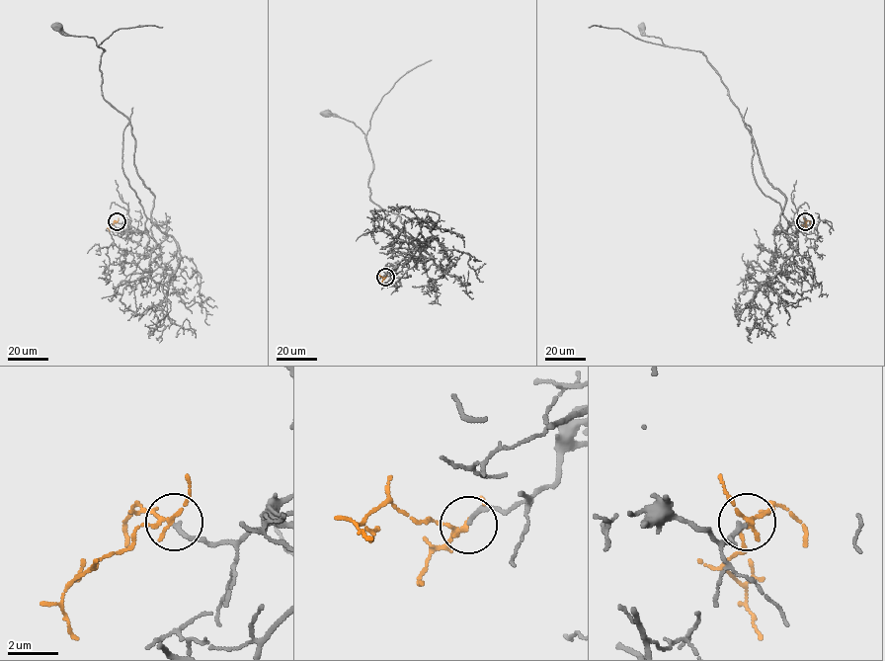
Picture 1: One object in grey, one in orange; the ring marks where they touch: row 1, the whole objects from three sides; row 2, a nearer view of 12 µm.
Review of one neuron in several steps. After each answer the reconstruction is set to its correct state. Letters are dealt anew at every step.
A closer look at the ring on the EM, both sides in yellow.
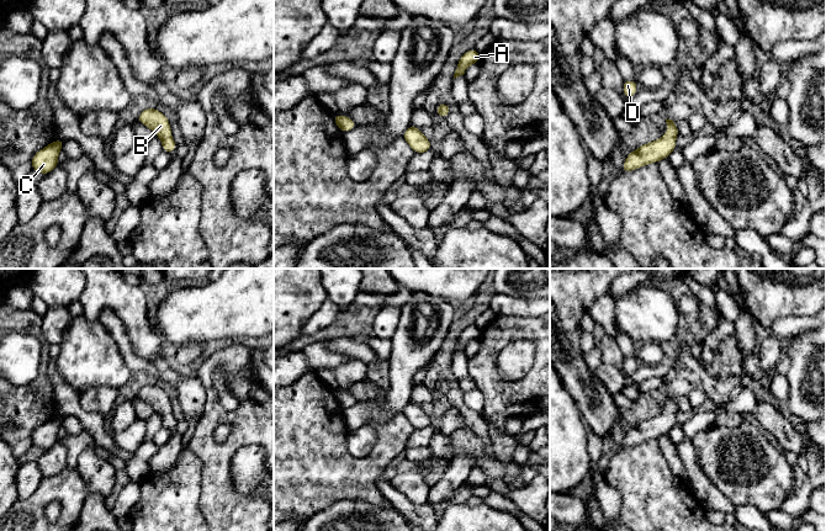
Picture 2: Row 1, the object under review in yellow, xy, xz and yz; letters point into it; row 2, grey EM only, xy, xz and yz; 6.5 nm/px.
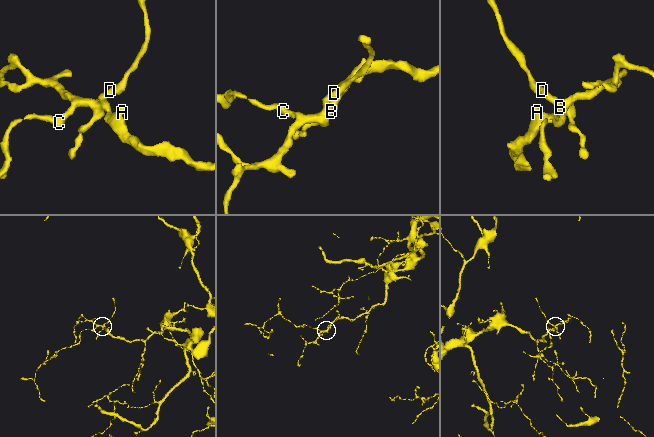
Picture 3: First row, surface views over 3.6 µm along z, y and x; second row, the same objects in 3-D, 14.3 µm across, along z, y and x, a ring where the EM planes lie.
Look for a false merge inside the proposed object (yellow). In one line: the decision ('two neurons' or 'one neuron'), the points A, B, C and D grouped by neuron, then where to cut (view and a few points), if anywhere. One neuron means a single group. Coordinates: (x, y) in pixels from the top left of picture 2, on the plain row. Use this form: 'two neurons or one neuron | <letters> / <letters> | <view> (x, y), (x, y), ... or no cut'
one neuron | A B C D | no cut

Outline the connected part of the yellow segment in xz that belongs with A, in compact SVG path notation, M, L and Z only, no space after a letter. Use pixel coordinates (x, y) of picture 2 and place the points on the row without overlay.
M472 324L472 325L467 326L466 329L464 329L457 338L454 355L460 352L460 351L464 351L465 346L470 341L480 338L480 335L481 335L481 330L478 329L478 326L476 324Z

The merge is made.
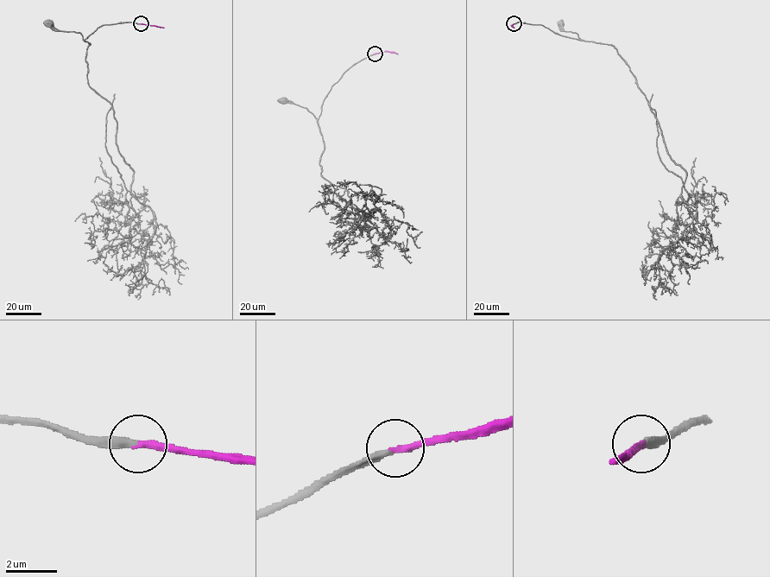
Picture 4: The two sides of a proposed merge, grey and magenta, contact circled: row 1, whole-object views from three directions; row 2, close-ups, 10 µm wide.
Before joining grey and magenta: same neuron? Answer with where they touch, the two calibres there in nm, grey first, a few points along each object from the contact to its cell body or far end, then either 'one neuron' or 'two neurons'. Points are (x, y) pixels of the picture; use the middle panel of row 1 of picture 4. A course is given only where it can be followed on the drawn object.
at (375, 53); 280 nm thick on the grey side, 240 nm on the other; grey runs (375, 53), (354, 63), (332, 86), (317, 120), (306, 109), (283, 99); magenta runs (375, 53), (388, 51), (398, 53); one neuron

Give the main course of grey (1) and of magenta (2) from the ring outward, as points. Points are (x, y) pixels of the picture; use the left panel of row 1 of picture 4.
1: (141, 23), (102, 25), (83, 40), (79, 33), (61, 31), (49, 23)
2: (141, 23), (164, 28)

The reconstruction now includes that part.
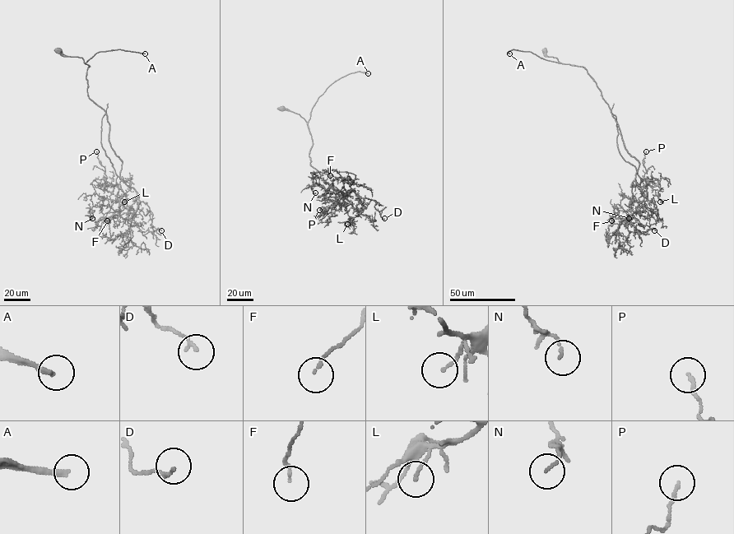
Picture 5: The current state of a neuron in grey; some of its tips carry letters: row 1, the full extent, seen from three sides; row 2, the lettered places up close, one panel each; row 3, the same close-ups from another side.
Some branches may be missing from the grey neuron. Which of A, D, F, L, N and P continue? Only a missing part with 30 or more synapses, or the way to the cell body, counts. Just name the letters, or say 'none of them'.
A

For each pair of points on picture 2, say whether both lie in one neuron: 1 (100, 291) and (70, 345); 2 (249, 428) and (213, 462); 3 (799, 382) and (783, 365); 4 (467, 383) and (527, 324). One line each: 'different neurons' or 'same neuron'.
1: different neurons
2: same neuron
3: different neurons
4: different neurons

